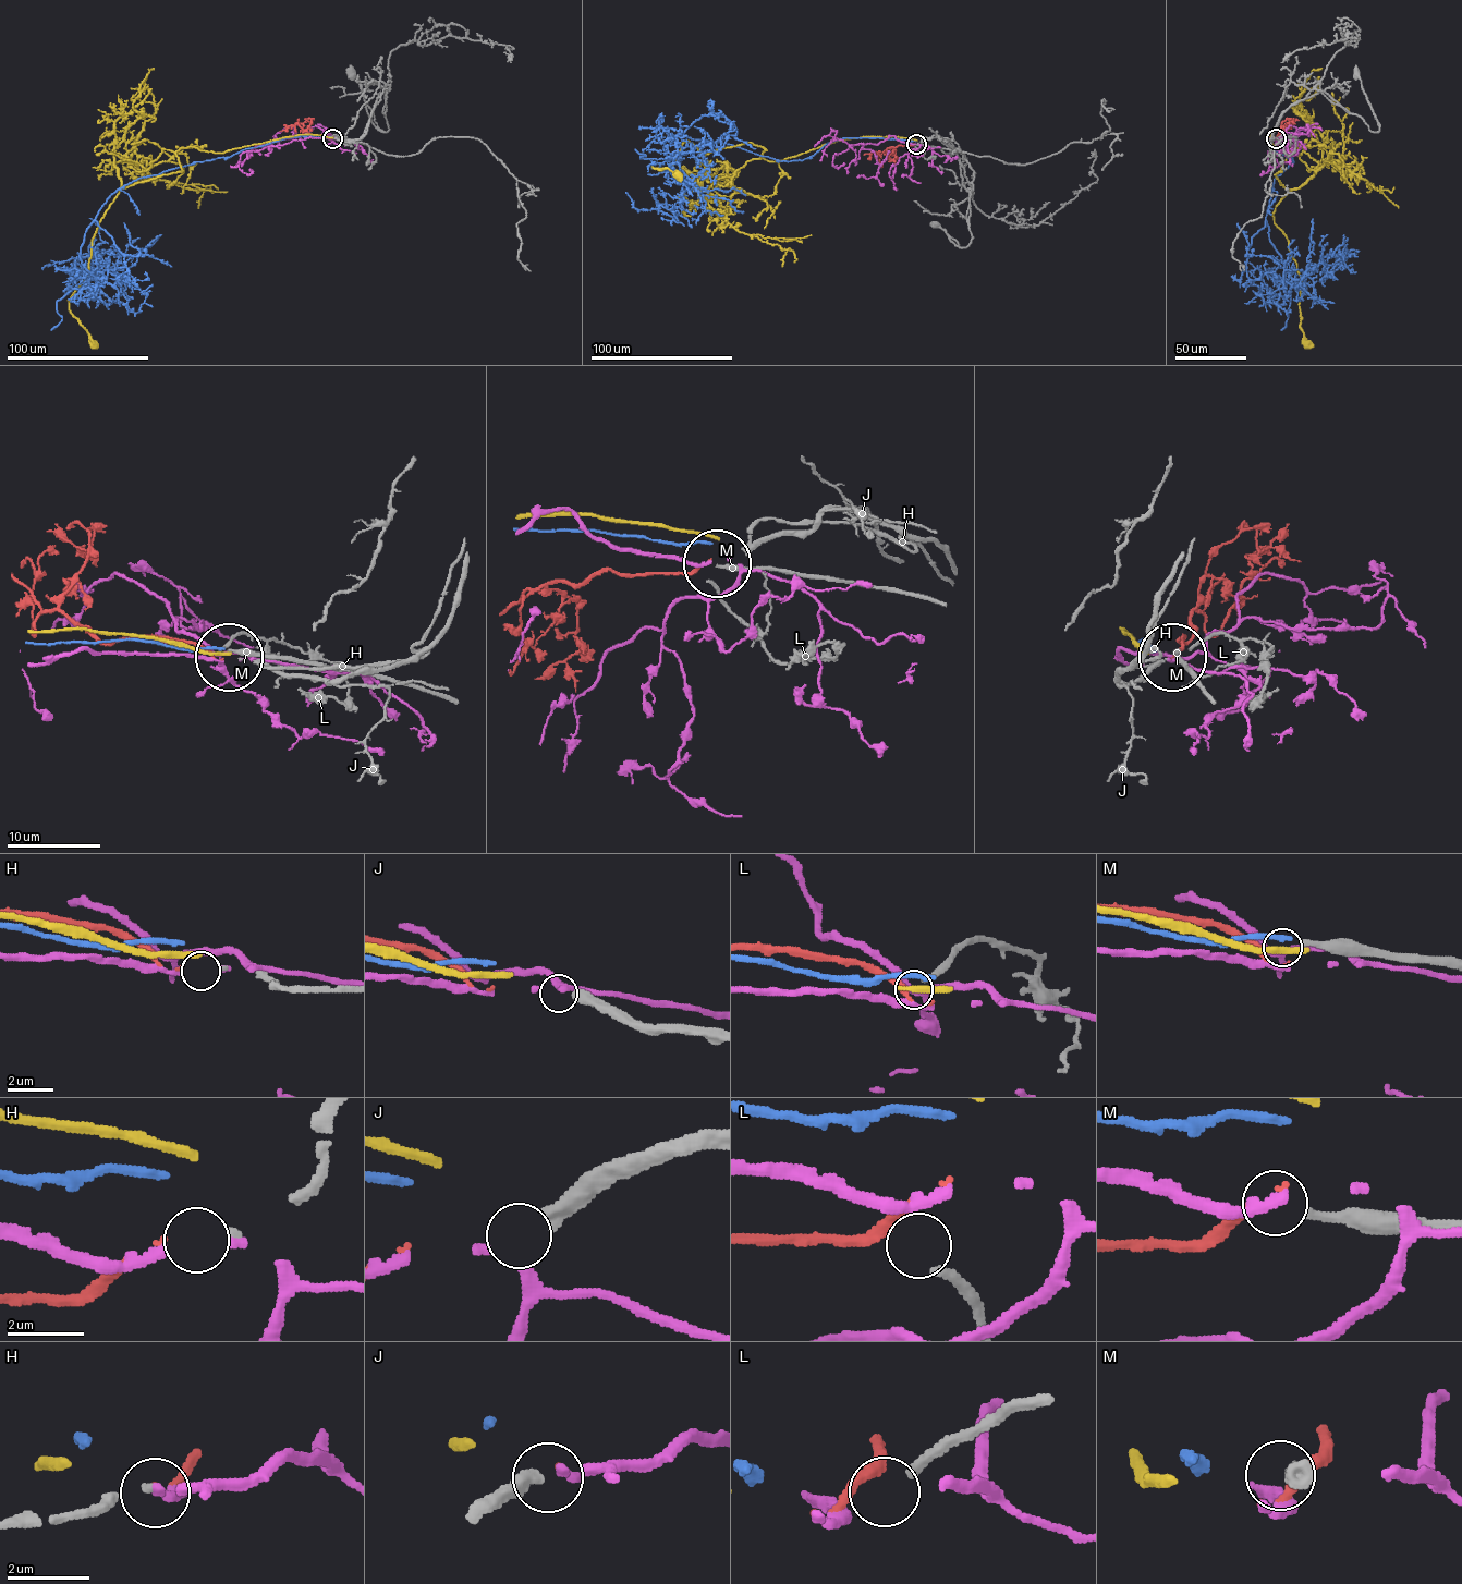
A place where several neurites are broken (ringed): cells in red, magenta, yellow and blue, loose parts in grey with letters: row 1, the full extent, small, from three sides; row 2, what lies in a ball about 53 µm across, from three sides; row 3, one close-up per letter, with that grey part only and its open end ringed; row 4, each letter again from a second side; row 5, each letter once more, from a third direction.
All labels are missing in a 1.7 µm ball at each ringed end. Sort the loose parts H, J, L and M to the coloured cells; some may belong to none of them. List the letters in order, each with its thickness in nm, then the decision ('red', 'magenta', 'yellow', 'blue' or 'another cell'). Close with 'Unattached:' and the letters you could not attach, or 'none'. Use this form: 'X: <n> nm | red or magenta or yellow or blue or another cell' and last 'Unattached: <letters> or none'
H: 130 nm | red
J: 420 nm | magenta
L: 260 nm | another cell
M: 240 nm | another cell
Unattached: L, M

